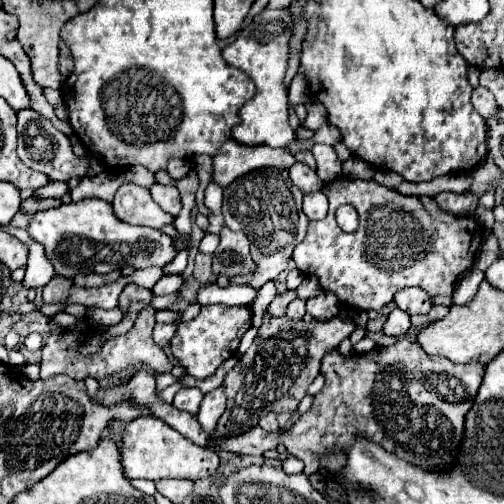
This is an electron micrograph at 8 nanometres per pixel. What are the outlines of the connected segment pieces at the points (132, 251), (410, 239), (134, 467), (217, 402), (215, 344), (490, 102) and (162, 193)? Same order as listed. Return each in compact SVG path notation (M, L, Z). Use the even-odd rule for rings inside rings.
M98 198L70 202L54 210L32 214L28 234L46 248L48 260L54 264L56 274L66 278L76 276L76 272L108 274L112 270L122 270L124 266L132 266L136 270L150 266L164 266L172 262L176 256L174 240L170 236L154 228L132 226L122 222L114 214L112 202ZM82 240L88 240L94 246L86 250L82 246Z
M336 178L328 182L322 192L330 200L328 216L322 222L310 222L308 234L302 244L296 246L292 258L296 266L306 272L318 276L324 290L330 290L338 296L342 304L354 306L358 310L382 310L388 302L392 302L392 296L408 286L418 286L426 290L430 296L452 296L454 286L458 278L474 264L482 226L474 218L462 218L452 216L446 212L440 212L436 208L434 200L428 196L402 196L396 190L390 190L374 180L354 180L354 178ZM342 204L352 204L360 214L360 226L356 232L346 234L336 224L334 212Z
M154 416L136 418L126 424L122 434L120 456L126 478L144 478L144 480L158 480L158 478L200 480L200 478L210 478L220 466L220 458L214 448L196 446L180 432L170 428L166 422Z
M222 388L212 390L204 396L204 400L200 404L200 412L198 412L198 422L202 424L202 428L208 434L212 434L218 418L224 414L224 408L226 408L226 396L224 396Z
M204 306L194 320L178 324L178 330L170 342L172 354L186 368L186 372L198 380L204 380L216 372L216 368L236 354L242 334L252 326L252 312L248 306Z
M476 86L476 88L474 88L474 92L472 92L472 104L474 104L474 108L476 108L484 118L492 116L492 114L498 110L498 104L496 104L494 96L492 96L490 90L484 88L484 86Z
M156 182L156 184L150 188L150 192L152 192L152 198L156 200L156 204L158 204L164 212L168 212L168 214L172 214L172 216L178 216L178 214L180 214L180 210L182 210L182 200L180 200L178 188L174 188L174 186L162 186L162 184Z

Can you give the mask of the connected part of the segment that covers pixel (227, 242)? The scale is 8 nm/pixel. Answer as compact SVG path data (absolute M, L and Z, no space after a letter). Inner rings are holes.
M226 225L222 226L219 236L220 246L212 256L214 274L234 278L234 276L244 276L254 272L256 264L250 256L248 236L244 236L244 232L232 232L226 228Z

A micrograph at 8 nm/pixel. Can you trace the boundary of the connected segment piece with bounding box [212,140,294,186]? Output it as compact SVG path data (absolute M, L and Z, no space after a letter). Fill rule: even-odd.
M228 140L214 158L212 180L218 182L220 186L228 186L236 178L252 170L270 166L288 170L292 164L294 164L294 154L288 148L270 148L266 144L244 146L236 140Z

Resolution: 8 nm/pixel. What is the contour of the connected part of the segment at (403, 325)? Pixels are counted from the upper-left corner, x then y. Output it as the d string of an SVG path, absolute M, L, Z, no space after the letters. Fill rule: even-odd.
M396 308L388 316L388 320L384 324L384 334L388 334L388 336L404 336L410 330L410 326L412 326L410 316L406 312L402 312L400 308Z

